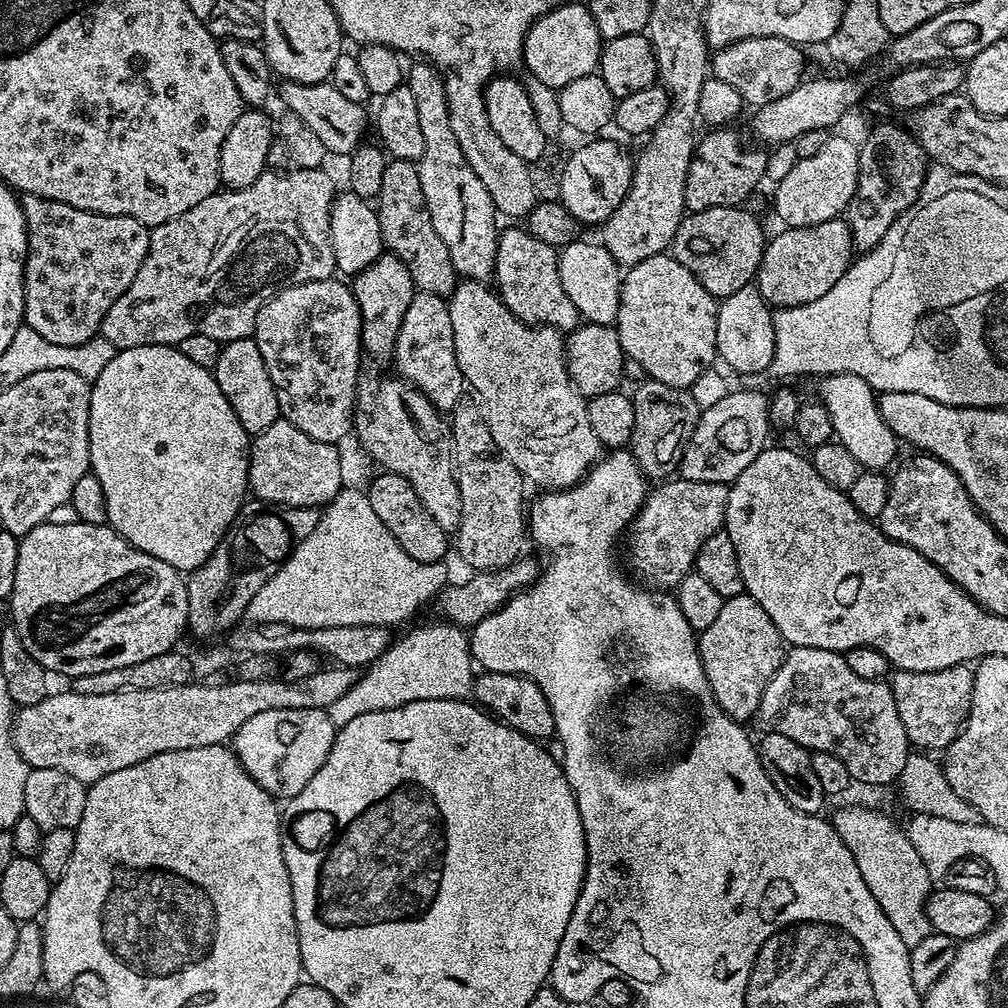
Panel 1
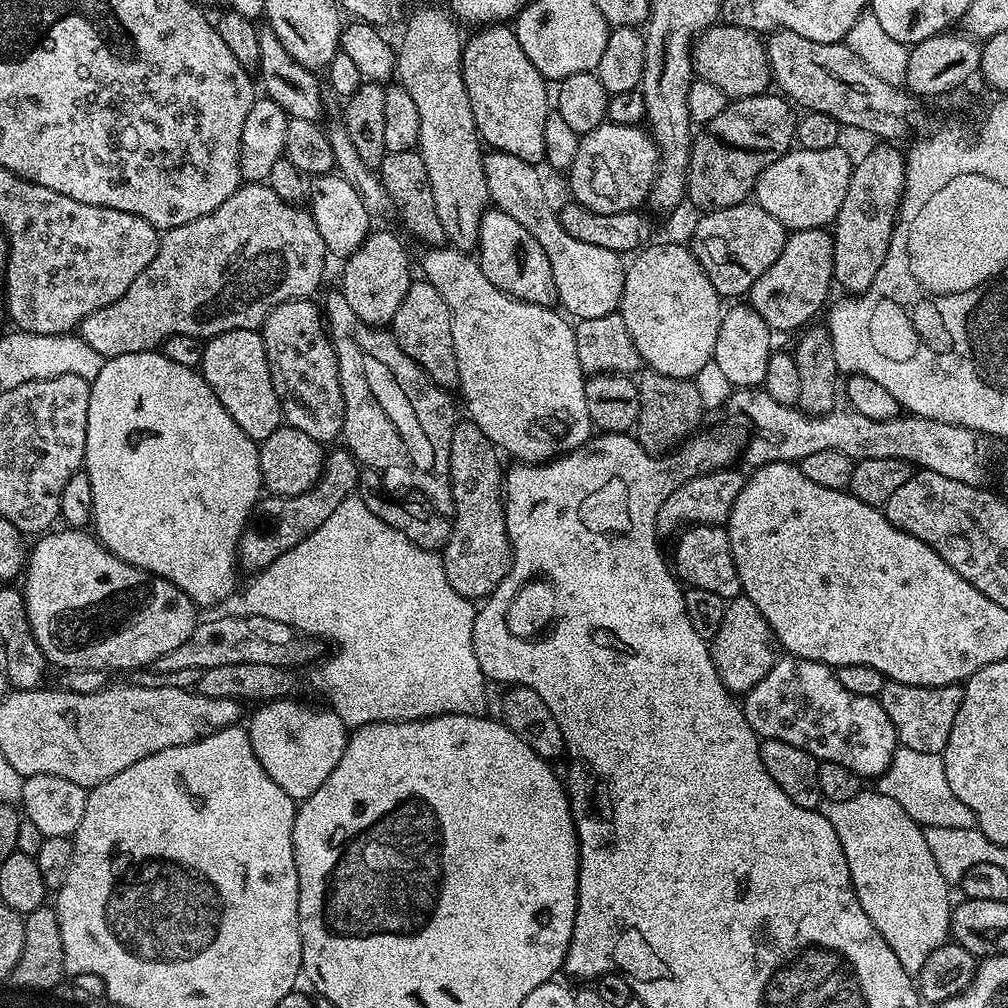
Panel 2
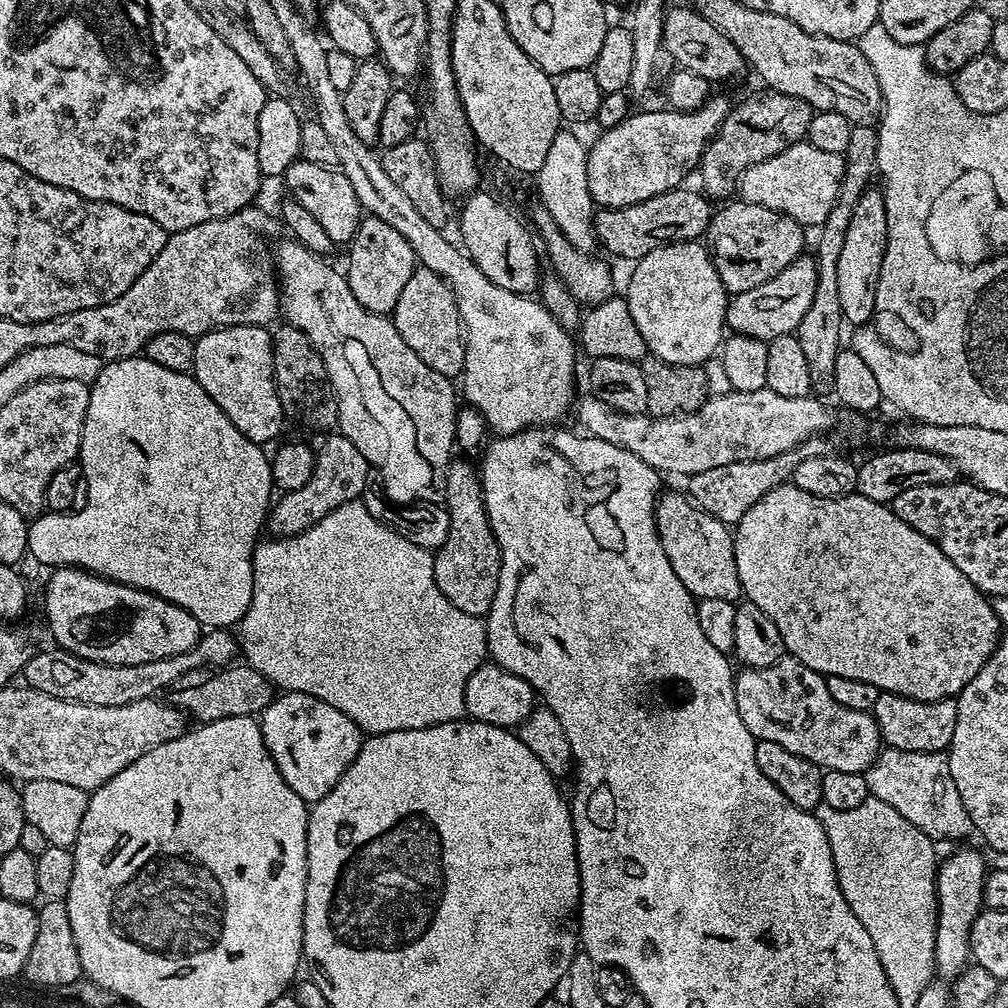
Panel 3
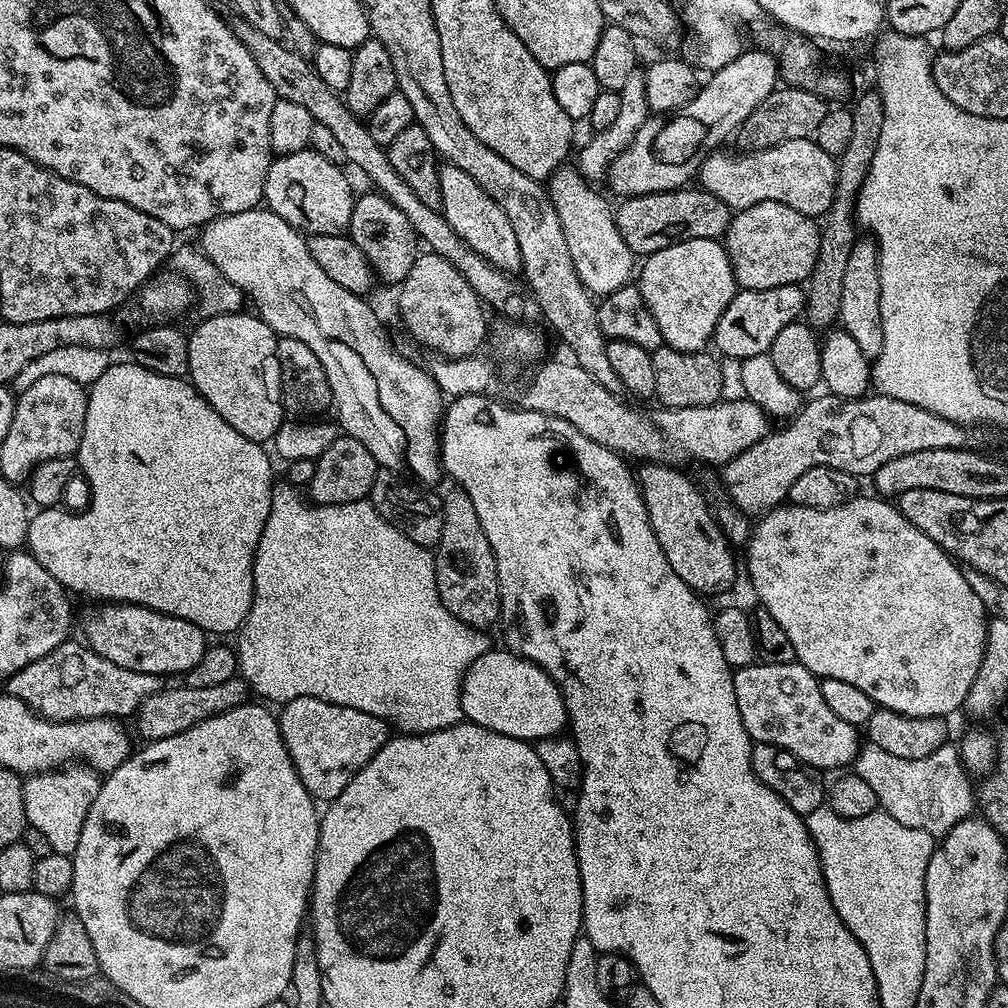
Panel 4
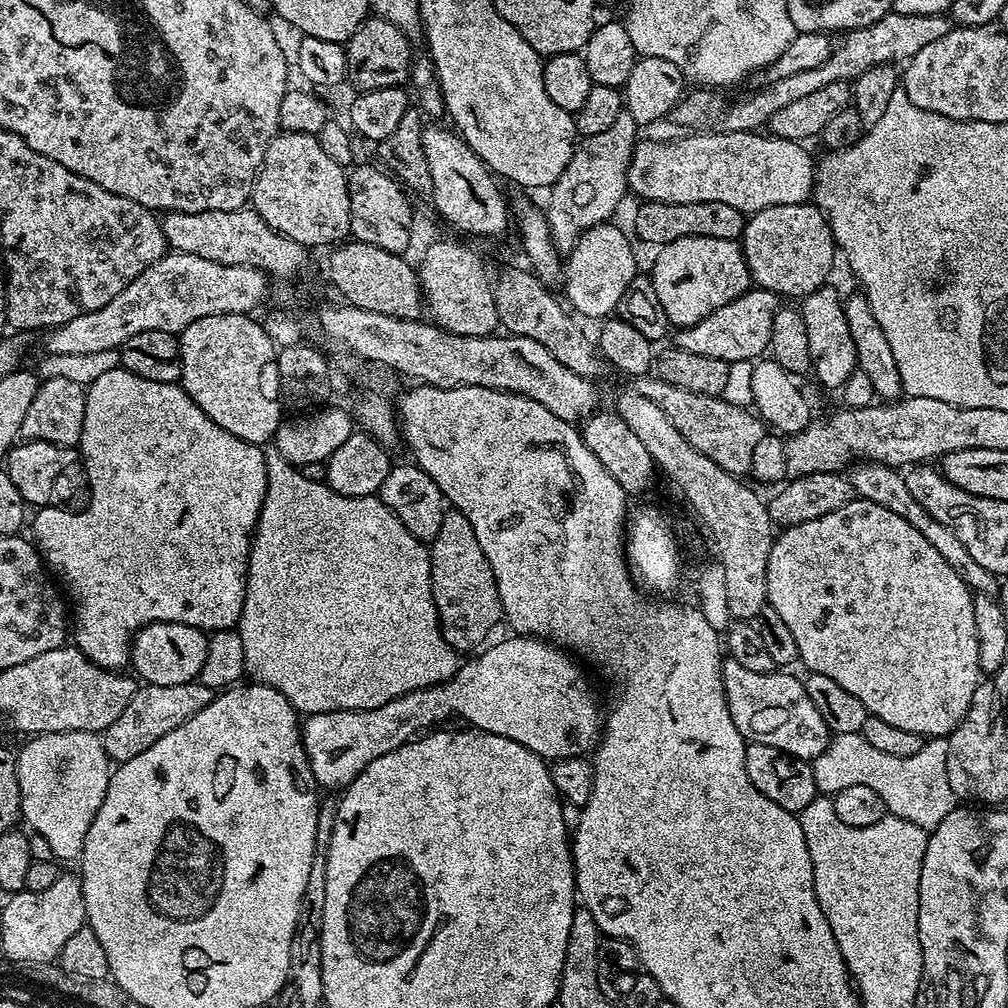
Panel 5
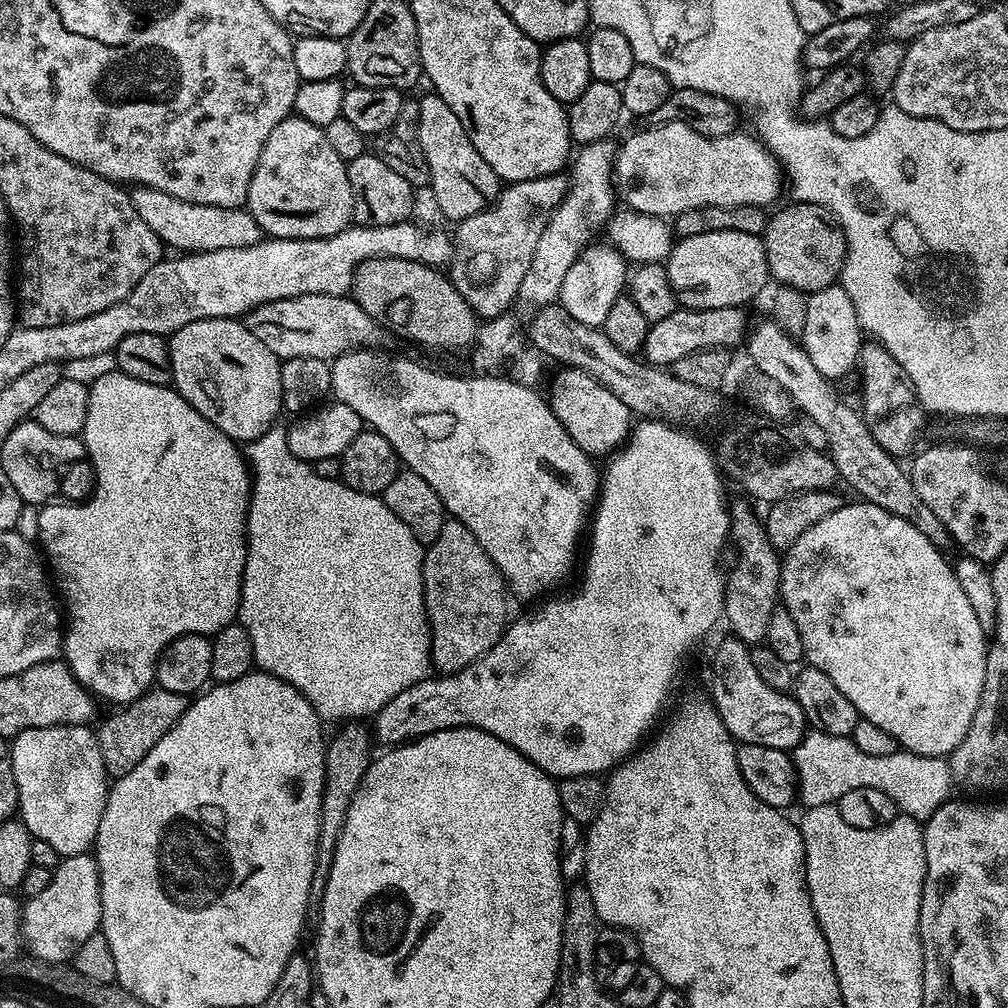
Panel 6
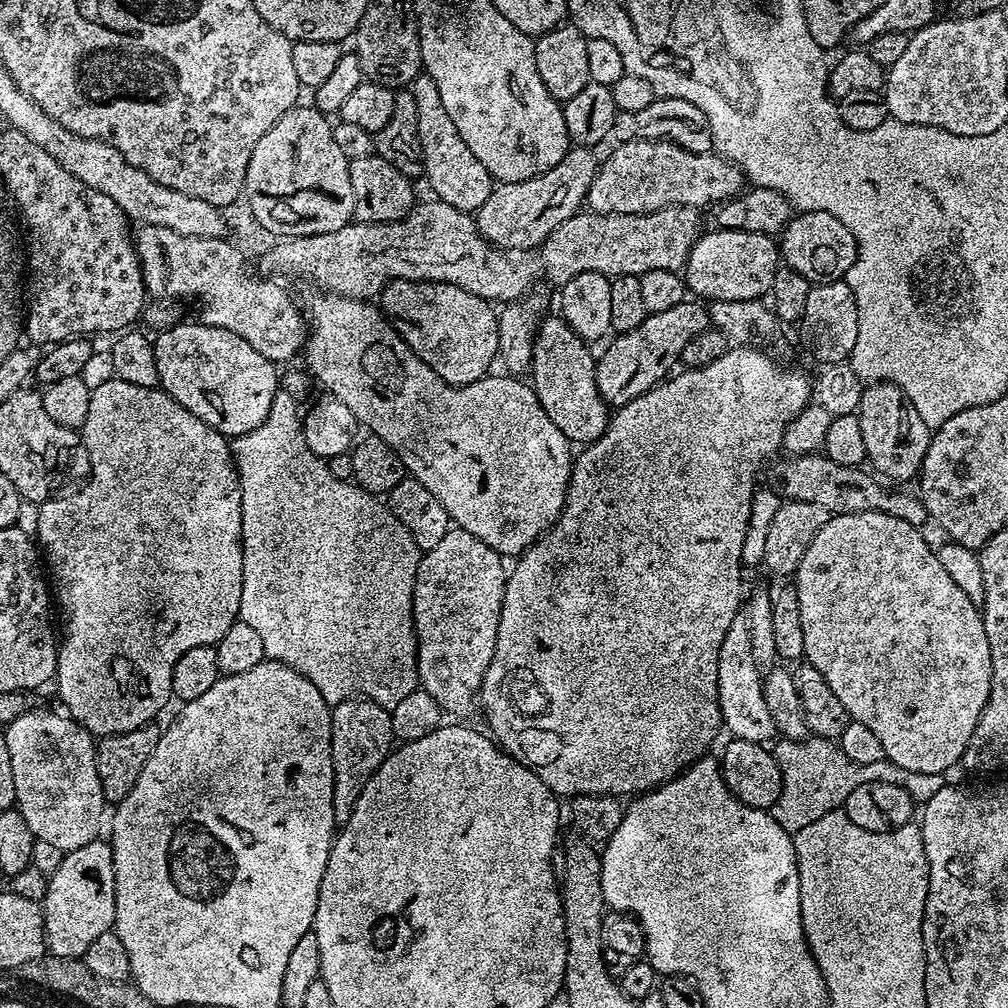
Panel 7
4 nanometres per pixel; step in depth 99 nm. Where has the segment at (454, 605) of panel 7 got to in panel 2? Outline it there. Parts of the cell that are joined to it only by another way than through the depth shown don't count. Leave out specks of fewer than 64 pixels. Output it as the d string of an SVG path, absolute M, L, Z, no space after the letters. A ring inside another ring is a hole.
M460 422L452 429L450 478L456 511L451 517L452 533L442 555L450 586L459 596L473 602L491 596L512 565L512 544L508 541L502 491L505 469L500 468L499 455L496 445L488 441L476 424Z

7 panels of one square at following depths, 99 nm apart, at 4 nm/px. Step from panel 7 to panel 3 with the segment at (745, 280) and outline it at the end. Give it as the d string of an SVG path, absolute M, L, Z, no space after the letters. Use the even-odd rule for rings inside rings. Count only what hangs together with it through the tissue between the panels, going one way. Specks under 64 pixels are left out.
M682 240L679 244L667 244L658 250L650 250L650 254L635 261L633 268L636 269L628 280L626 299L630 314L634 317L634 326L638 326L649 353L657 361L677 366L702 366L711 356L721 351L722 341L726 336L730 294L722 286L722 278L718 278L712 253L703 243Z

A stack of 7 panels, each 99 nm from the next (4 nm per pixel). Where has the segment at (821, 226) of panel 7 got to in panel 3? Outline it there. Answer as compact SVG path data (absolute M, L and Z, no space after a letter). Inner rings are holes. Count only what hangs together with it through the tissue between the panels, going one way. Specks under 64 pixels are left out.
M739 198L728 203L720 206L725 208L717 207L713 211L706 244L712 253L712 261L716 263L718 278L722 278L722 286L729 294L735 294L754 290L754 286L762 286L762 282L770 282L774 274L786 270L786 266L805 251L806 228L794 218L766 206L747 204Z

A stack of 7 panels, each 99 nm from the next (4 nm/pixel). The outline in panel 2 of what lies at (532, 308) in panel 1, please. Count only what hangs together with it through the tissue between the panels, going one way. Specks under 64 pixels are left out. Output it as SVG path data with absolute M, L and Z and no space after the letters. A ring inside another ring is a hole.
M489 207L480 223L478 259L482 274L506 295L531 304L552 306L557 303L554 270L550 270L546 250L542 250L536 239L523 226L518 226L510 214L498 207Z

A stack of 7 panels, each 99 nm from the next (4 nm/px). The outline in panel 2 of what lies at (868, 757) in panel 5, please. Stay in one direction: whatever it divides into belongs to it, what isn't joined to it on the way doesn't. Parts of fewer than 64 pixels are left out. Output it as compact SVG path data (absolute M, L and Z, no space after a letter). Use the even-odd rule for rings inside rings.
M897 747L894 758L888 763L888 769L880 773L874 784L875 791L894 798L914 822L924 828L970 829L976 827L974 810L954 798L950 782L946 782L946 766L940 754L922 754L922 750L910 750Z

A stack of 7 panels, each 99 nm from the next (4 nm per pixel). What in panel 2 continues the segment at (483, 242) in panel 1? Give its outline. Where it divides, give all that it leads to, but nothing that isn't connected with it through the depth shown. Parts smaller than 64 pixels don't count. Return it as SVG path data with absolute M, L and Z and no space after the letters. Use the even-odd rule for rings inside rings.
M424 4L421 8L411 9L410 15L407 17L406 23L403 25L404 37L401 38L400 44L395 45L396 49L396 75L399 87L406 90L406 94L410 94L410 98L414 98L414 103L418 109L418 134L420 135L420 143L418 151L422 162L426 162L426 178L430 178L430 190L434 194L434 210L438 210L438 222L442 222L442 230L444 231L445 241L451 247L460 249L461 252L471 253L478 245L478 234L480 233L480 223L484 217L486 209L489 207L488 187L486 186L486 174L484 173L485 153L480 152L482 149L482 141L480 133L476 130L474 122L474 114L470 110L470 98L466 94L466 82L464 81L464 46L465 41L460 40L460 28L455 15L447 7L444 8L440 4Z

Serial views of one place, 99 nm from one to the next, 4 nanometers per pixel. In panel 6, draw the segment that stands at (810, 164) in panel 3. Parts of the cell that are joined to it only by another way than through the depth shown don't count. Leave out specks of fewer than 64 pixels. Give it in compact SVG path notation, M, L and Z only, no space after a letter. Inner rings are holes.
M670 121L645 127L645 132L636 132L625 142L614 156L614 192L629 205L631 211L679 218L686 210L705 208L706 206L726 206L733 208L739 204L768 203L780 192L782 169L776 163L775 156L760 143L755 135L739 136L733 130L728 136L704 136L682 121Z

